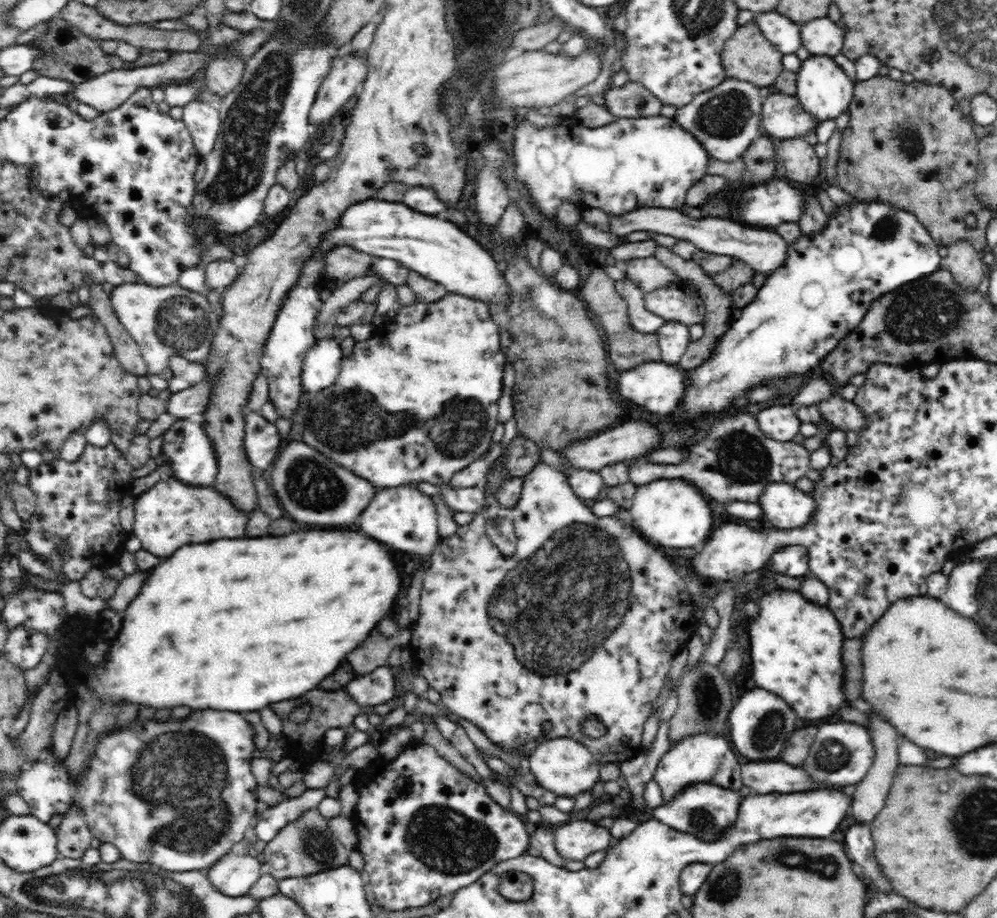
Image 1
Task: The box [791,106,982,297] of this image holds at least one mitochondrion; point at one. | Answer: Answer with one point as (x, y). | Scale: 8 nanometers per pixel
(906, 135)

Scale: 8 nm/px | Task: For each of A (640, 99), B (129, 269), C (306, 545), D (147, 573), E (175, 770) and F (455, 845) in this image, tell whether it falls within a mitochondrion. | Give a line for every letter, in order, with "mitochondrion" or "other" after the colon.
A: mitochondrion
B: other
C: other
D: other
E: mitochondrion
F: mitochondrion

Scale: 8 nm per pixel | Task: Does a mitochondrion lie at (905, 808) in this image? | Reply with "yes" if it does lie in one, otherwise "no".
no

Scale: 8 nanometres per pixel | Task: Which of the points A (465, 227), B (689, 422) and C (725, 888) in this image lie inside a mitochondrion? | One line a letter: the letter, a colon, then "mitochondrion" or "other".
A: other
B: other
C: mitochondrion

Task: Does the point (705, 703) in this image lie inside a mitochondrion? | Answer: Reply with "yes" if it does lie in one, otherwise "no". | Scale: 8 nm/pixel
yes

